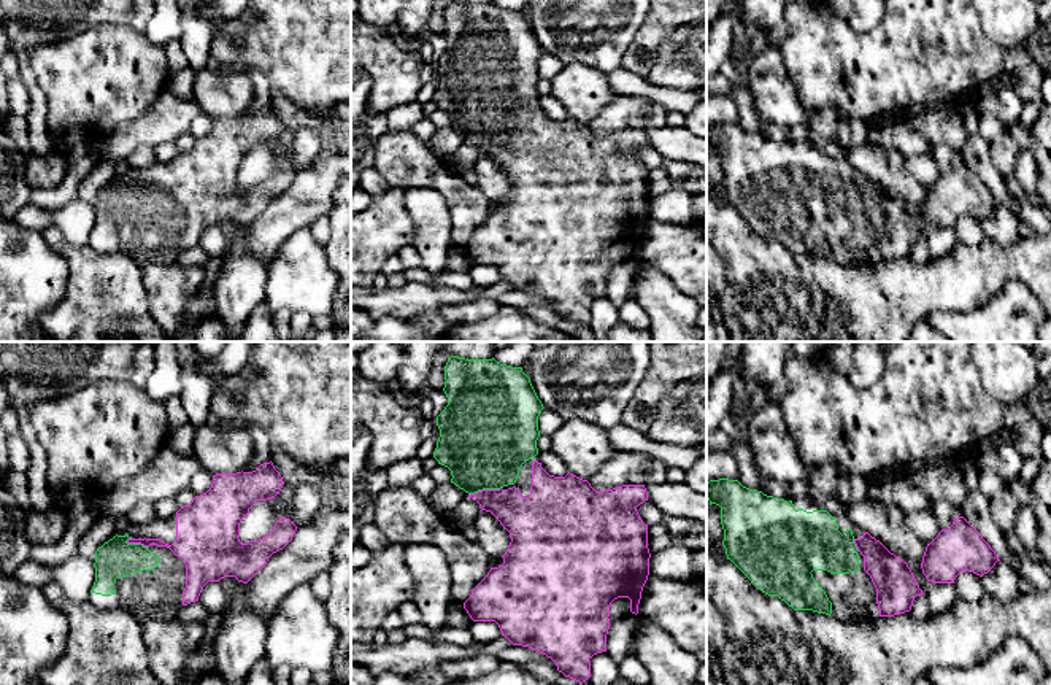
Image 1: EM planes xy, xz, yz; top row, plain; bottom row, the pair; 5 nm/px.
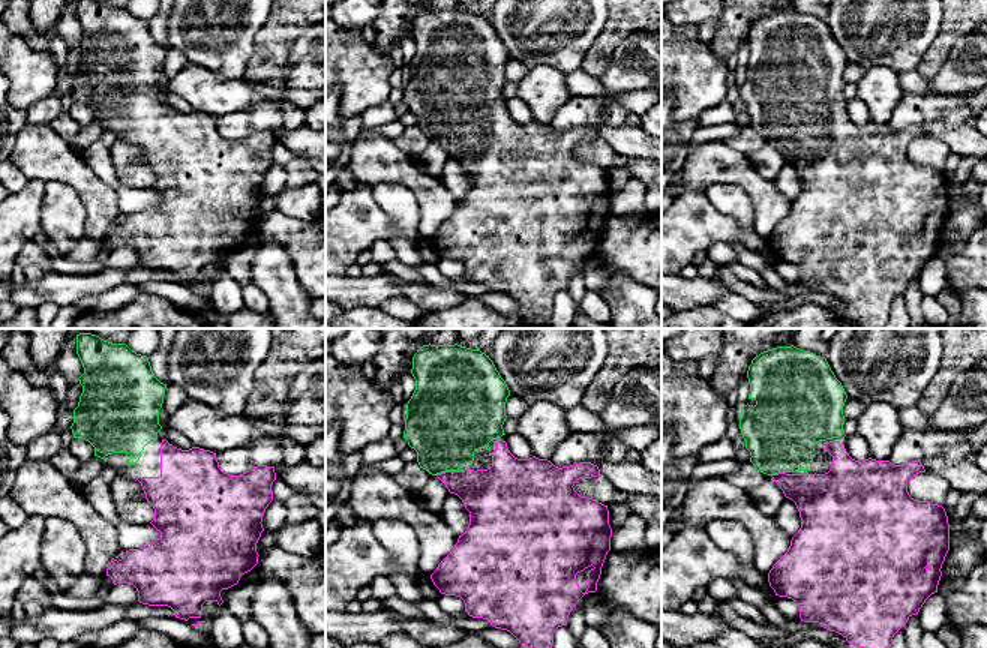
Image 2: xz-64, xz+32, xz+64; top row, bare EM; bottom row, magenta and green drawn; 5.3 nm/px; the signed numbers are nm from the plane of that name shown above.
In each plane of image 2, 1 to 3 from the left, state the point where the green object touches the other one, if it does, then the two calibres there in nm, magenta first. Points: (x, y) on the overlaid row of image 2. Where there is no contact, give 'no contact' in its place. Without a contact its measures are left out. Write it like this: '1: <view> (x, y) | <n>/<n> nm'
1: no contact
2: xz+32 (452, 471) | 300/400 nm
3: xz+64 (779, 473) | 260/400 nm

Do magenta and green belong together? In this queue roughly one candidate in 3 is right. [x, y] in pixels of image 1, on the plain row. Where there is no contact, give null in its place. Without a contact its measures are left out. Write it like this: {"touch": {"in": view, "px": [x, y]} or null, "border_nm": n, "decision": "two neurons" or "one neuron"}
{"touch": {"in": "xz", "px": [485, 134]}, "border_nm": 170, "decision": "one neuron"}

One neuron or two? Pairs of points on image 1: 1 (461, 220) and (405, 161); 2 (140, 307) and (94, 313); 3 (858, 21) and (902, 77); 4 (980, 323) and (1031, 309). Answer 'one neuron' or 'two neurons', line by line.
1: one neuron
2: one neuron
3: two neurons
4: one neuron

